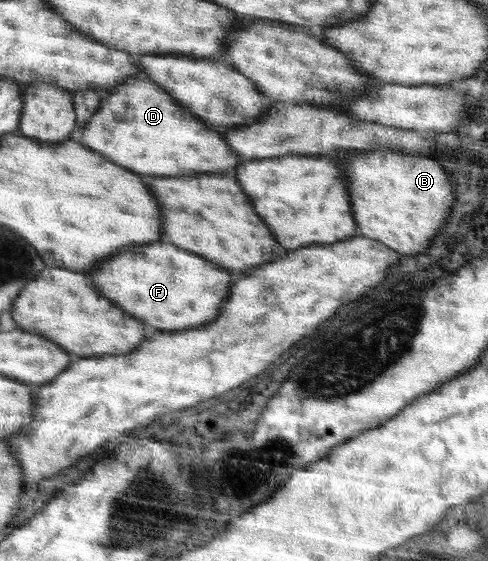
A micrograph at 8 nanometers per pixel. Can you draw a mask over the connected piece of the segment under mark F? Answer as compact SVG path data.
M149 244L141 248L131 248L129 252L125 250L113 256L111 260L99 264L97 270L85 275L93 279L95 289L101 295L111 299L111 303L121 307L141 323L145 323L152 331L191 330L211 323L211 320L219 316L223 304L229 300L229 288L232 284L231 276L226 269L210 260L205 260L202 256L195 256L171 244Z

